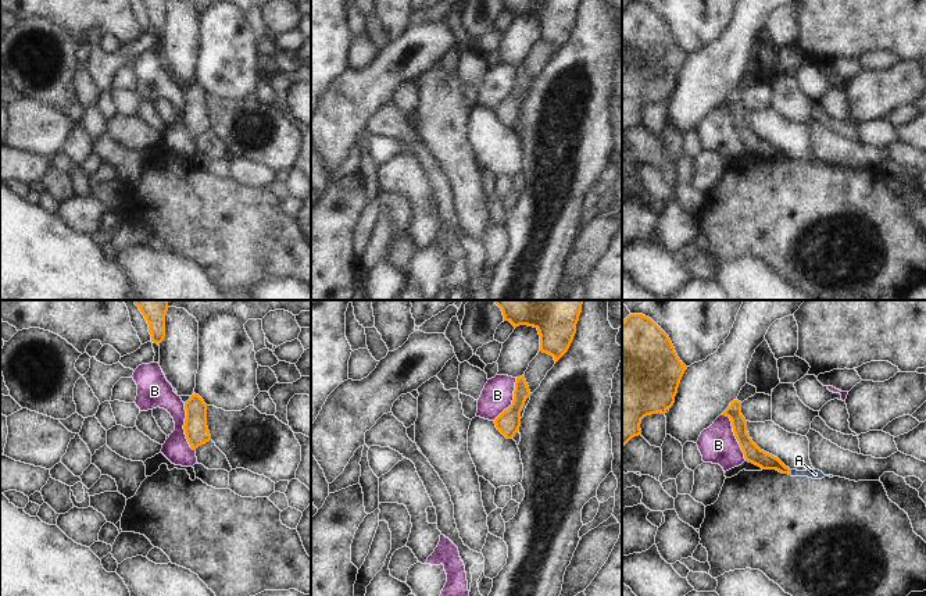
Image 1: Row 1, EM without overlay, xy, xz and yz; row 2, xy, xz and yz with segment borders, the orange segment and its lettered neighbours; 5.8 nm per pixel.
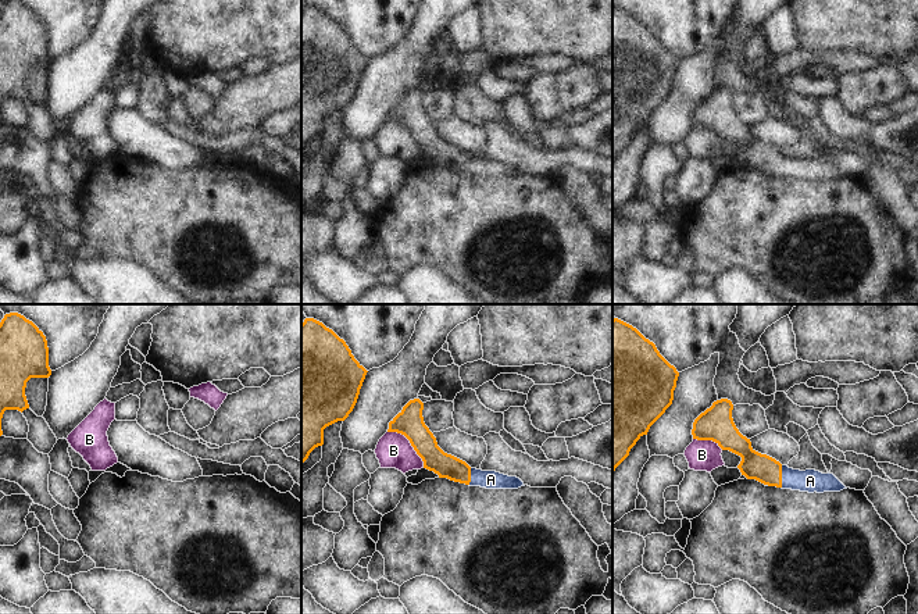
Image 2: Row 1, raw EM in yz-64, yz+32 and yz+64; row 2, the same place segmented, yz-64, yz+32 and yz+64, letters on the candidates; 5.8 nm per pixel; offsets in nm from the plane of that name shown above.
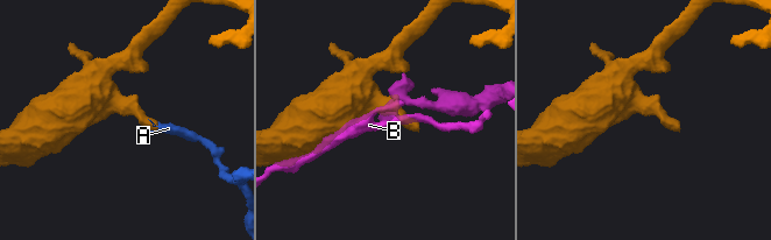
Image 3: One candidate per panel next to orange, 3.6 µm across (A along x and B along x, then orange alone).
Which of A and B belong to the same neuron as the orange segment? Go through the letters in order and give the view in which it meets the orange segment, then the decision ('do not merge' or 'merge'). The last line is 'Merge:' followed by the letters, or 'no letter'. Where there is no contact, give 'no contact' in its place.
A: yz | merge
B: yz | do not merge
Merge: A

